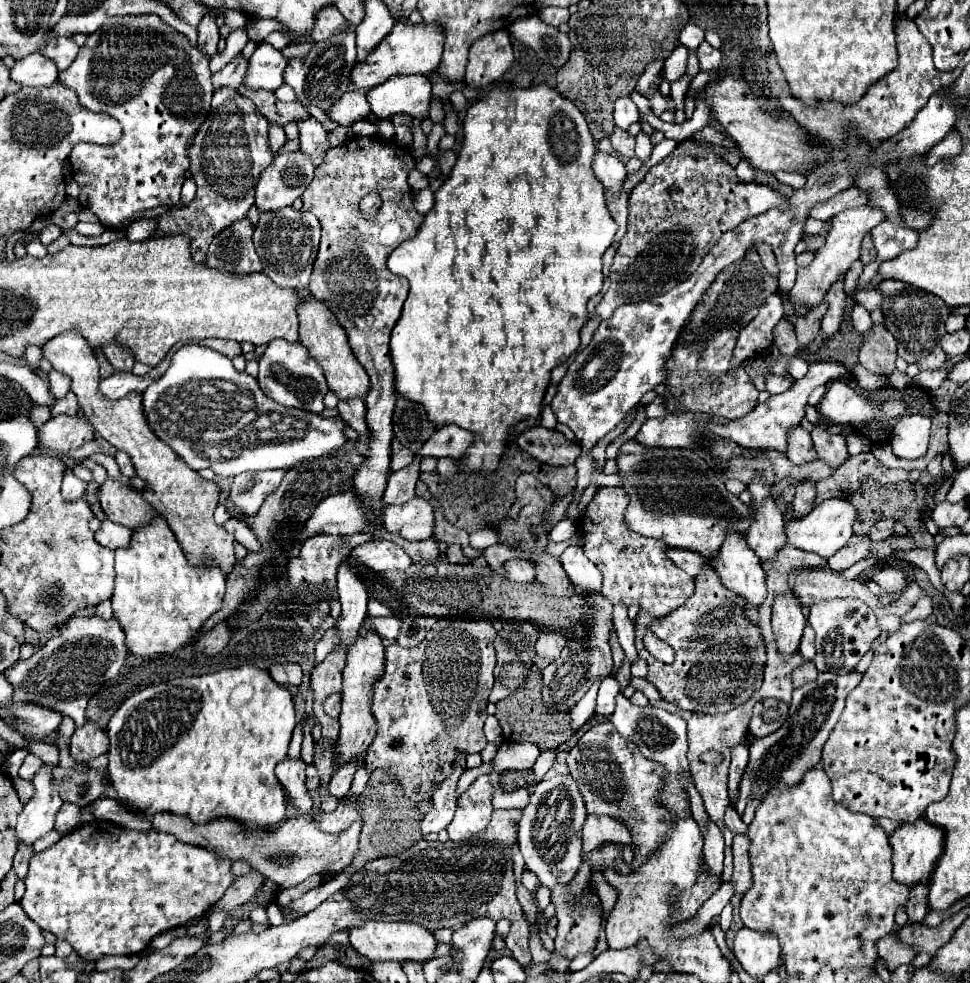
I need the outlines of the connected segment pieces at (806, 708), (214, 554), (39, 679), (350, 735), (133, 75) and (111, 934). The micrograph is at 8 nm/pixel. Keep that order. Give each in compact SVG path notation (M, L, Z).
M854 671L846 675L820 673L816 681L794 689L794 699L790 703L790 713L784 725L772 735L754 739L750 743L750 761L744 769L744 775L738 787L738 799L736 799L736 811L740 815L744 813L744 807L750 799L762 801L764 795L768 795L770 787L776 787L776 785L792 787L800 783L804 773L810 771L822 759L822 747L844 711L844 701L848 693L858 683L860 683L860 675Z
M66 331L48 341L44 347L44 357L52 363L52 367L60 373L66 373L72 379L72 391L78 397L80 409L88 417L88 423L106 439L110 441L118 451L124 451L130 455L136 475L146 481L146 487L142 491L144 499L156 509L158 515L162 515L172 533L176 535L180 547L186 553L186 559L190 565L216 565L228 575L236 563L234 557L234 541L232 535L224 527L218 527L214 523L214 509L218 507L220 499L220 485L208 479L202 479L194 469L190 469L166 443L162 443L154 431L150 431L144 413L142 413L142 397L138 393L130 393L124 399L108 401L98 391L100 383L100 367L94 357L94 351L88 343L84 343L82 335L76 331Z
M70 617L70 621L60 627L44 647L40 647L40 651L36 651L28 661L18 661L12 669L8 669L6 677L14 687L14 703L40 703L72 717L80 727L84 723L84 709L90 697L104 681L118 675L126 655L128 649L124 643L124 631L116 619L104 621L98 617Z
M360 633L356 635L356 643L346 653L344 667L344 687L342 687L342 713L340 713L340 767L348 763L348 759L356 759L356 765L362 767L366 759L366 751L376 737L376 721L370 713L372 705L372 685L380 679L384 671L384 645L380 635L376 633Z
M124 15L124 17L110 17L102 27L98 27L92 35L88 35L86 43L80 47L78 51L78 57L74 59L74 63L60 71L58 75L60 83L64 83L66 87L74 89L78 99L80 99L80 105L86 107L88 111L94 111L94 113L108 113L112 115L114 119L118 119L122 123L122 129L124 129L124 135L120 139L120 143L116 145L92 145L92 143L78 143L74 145L72 153L70 153L70 165L72 165L72 173L74 173L74 181L80 185L80 205L90 209L92 213L98 215L100 223L108 229L126 229L134 215L140 213L140 211L148 211L148 209L154 209L154 207L160 207L160 205L178 205L180 201L180 189L182 189L182 183L184 183L184 171L188 171L190 163L188 163L188 157L186 157L186 149L188 149L188 141L196 135L196 129L200 127L200 123L204 123L208 111L210 111L210 99L212 99L212 81L210 81L210 69L208 69L208 59L204 53L200 53L194 45L190 45L190 41L178 33L176 29L172 29L170 25L166 25L158 15Z
M92 821L92 823L84 823L80 825L78 829L74 829L72 833L64 835L58 843L54 843L52 847L44 849L42 853L34 855L34 859L30 861L30 871L28 871L28 877L24 879L26 883L26 893L20 901L24 913L36 923L40 925L44 931L50 931L54 933L58 939L64 939L72 945L72 949L84 959L84 961L98 961L102 957L108 957L108 955L138 955L142 953L150 941L158 935L158 933L164 933L168 929L174 929L194 917L198 917L200 913L206 913L222 895L224 891L234 883L234 877L230 873L230 867L232 867L232 861L230 859L220 859L218 855L214 855L212 851L208 849L202 849L202 847L196 847L196 845L188 845L188 843L182 843L178 841L174 835L168 835L168 833L160 833L160 831L148 831L148 833L140 833L140 831L128 831L124 827L118 827L114 823L106 823L106 821Z

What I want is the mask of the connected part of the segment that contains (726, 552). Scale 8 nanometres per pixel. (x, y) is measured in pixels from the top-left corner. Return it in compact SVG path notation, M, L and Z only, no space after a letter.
M738 533L726 537L720 555L714 559L714 569L724 587L740 595L746 607L758 609L764 603L766 585L762 563Z

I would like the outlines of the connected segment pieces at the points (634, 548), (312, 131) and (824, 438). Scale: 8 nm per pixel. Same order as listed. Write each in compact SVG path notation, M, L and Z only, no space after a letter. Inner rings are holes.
M602 487L596 491L586 513L576 521L576 527L584 537L584 555L602 571L602 595L606 595L608 601L624 607L638 605L652 617L668 615L694 593L694 579L668 559L668 545L664 541L638 535L626 527L626 505L628 495L622 487Z
M314 117L300 121L298 129L300 129L300 149L312 159L314 167L320 167L322 157L330 149L326 129Z
M814 427L814 431L810 435L812 435L814 449L816 449L818 457L824 463L830 463L832 469L840 467L850 457L842 435L832 435L832 433L828 433L826 427Z

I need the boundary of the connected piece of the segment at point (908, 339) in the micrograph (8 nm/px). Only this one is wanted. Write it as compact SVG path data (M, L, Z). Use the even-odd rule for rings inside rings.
M884 279L880 283L880 291L884 295L882 313L886 319L886 329L898 341L898 355L906 363L916 363L920 371L942 369L948 361L946 353L940 347L940 341L946 335L944 323L950 315L948 305L944 305L944 301L938 299L936 295L920 291L918 287L910 287L908 283L900 283L896 279L888 279L888 281Z

